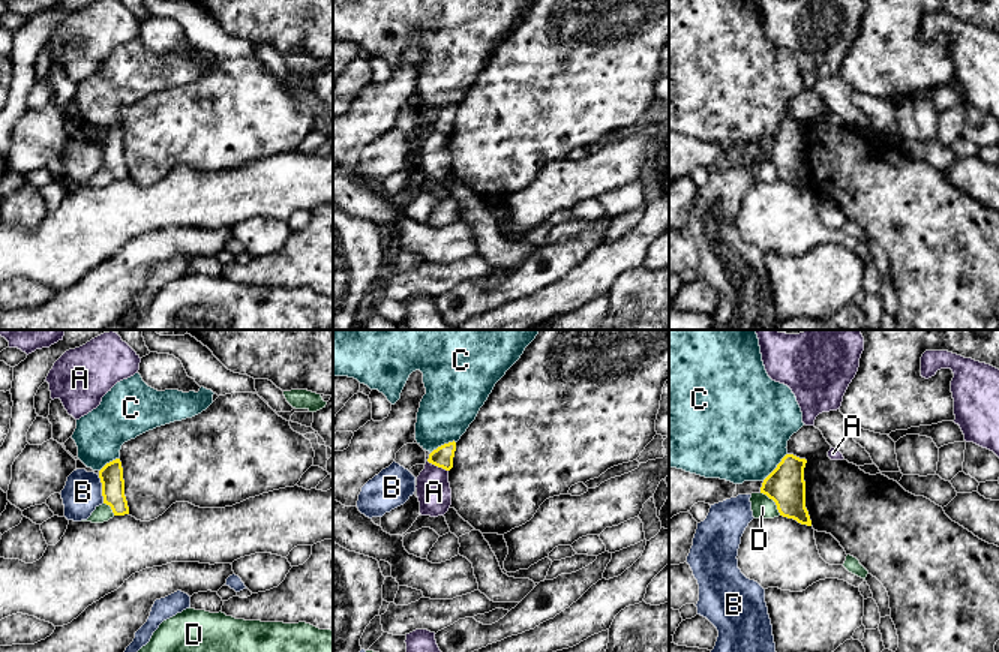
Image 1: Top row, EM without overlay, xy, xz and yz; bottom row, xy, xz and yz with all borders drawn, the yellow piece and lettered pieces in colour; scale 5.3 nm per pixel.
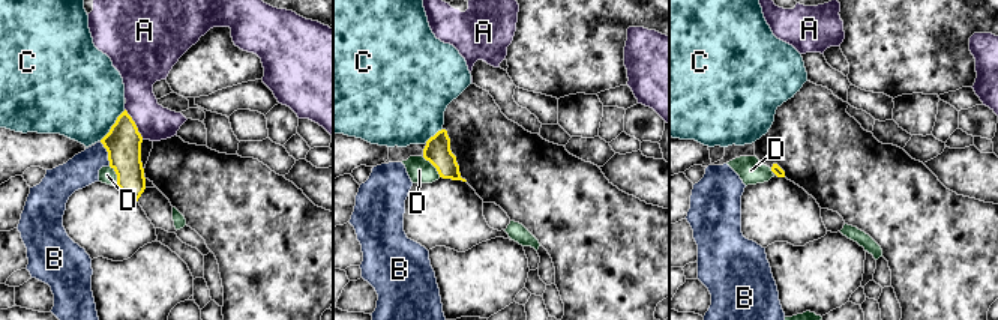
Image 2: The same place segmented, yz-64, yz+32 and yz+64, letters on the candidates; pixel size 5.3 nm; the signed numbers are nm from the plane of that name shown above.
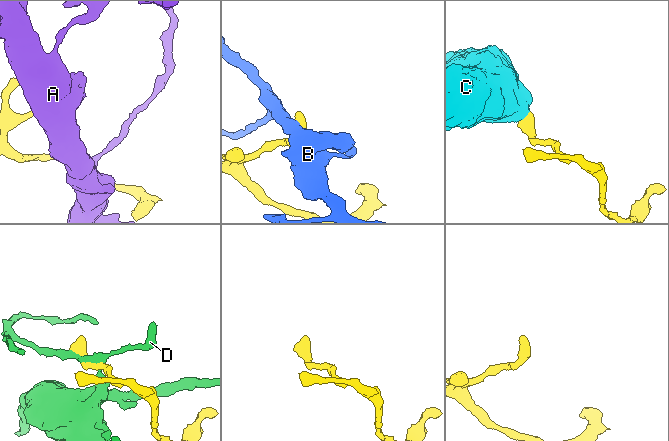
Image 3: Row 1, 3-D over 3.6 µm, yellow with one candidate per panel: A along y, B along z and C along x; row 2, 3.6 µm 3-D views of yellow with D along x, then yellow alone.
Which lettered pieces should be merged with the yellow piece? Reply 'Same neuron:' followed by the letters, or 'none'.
Same neuron: none

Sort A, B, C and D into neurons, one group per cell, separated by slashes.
A / B / C / D

